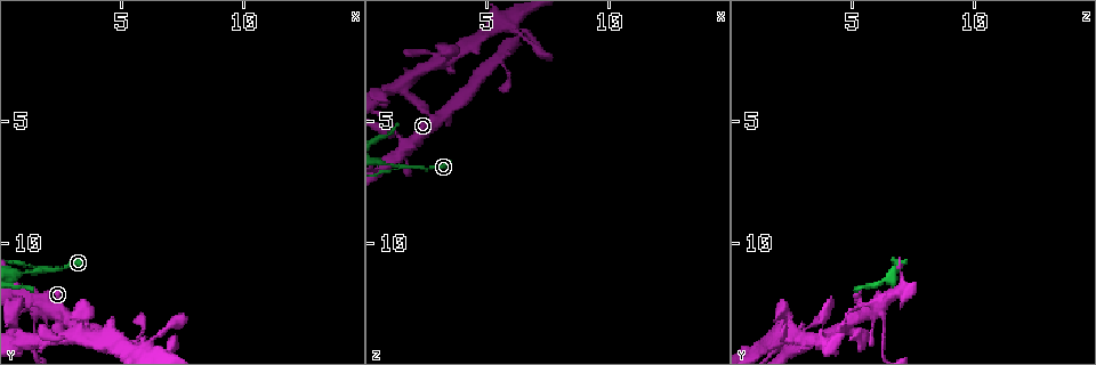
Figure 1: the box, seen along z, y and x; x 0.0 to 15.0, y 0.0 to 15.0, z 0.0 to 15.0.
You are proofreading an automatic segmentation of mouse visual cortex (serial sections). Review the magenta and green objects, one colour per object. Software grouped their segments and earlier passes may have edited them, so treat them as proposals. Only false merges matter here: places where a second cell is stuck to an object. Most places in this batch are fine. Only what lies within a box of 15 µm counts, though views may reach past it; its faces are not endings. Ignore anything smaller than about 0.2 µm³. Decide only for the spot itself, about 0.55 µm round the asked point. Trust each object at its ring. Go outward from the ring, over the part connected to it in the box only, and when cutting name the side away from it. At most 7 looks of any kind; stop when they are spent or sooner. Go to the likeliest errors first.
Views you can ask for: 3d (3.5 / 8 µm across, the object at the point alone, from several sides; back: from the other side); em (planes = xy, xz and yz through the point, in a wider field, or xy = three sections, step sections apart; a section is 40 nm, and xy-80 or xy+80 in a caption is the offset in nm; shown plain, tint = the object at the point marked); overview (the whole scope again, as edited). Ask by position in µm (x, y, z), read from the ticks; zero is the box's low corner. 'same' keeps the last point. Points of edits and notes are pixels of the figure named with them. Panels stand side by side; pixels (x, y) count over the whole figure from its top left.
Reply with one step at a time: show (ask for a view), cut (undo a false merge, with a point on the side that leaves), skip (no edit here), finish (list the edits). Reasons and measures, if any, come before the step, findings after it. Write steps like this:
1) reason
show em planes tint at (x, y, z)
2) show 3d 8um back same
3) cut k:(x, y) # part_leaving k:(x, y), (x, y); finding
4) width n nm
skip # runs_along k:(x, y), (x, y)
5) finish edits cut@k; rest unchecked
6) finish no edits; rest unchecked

arms part here
show 3d 3.5um back at (1.5, 11.0, 6.8)

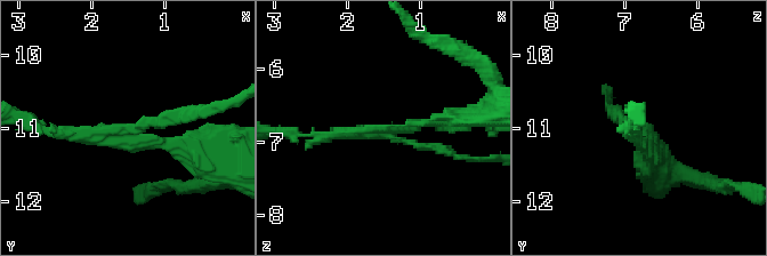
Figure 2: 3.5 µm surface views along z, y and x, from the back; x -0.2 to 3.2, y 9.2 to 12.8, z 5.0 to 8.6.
skip # runs_along 2:(308, 135), (413, 129), (459, 118); all the same cell

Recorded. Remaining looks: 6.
small branch off a trunk
show 3d 3.5um at (1.5, 12.7, 6.1)

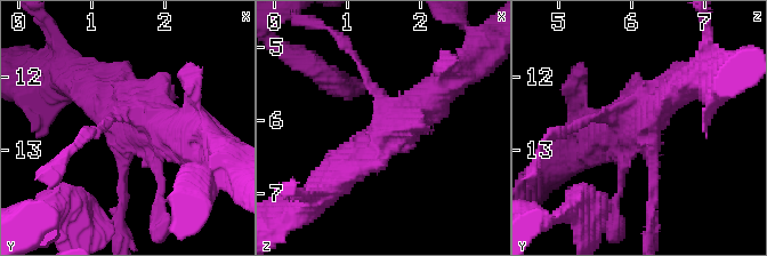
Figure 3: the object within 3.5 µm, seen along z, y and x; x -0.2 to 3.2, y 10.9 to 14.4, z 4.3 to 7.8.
need the tissue
show em xy step 3 tint at (1.60, 12.75, 6.10)

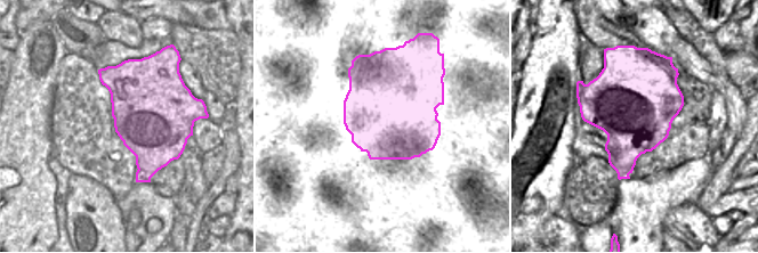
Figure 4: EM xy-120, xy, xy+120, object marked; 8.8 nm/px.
skip # runs_along 3:(458, 72), (451, 81), (345, 168); all the same cell

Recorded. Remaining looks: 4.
three arms meet
show 3d 3.5um at (2.9, 13.1, 4.9)

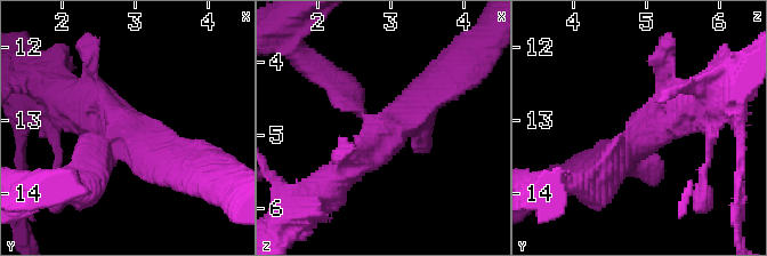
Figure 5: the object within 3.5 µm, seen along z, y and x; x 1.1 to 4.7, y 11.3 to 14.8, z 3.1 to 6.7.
show em xy step 5 tint at (2.85, 13.20, 4.90)

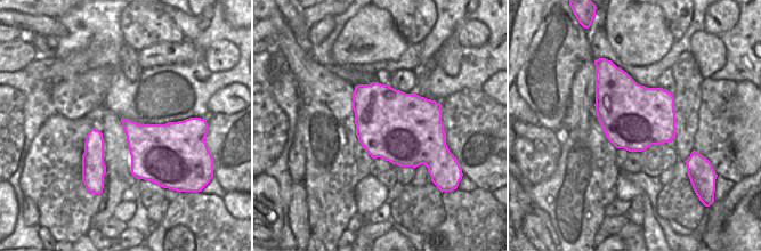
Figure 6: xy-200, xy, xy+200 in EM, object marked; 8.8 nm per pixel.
width 650 nm
skip # runs_along 5:(668, 80), (671, 109), (595, 182); continuous, no second cell

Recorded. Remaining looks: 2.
finish no edits; rest unchecked

